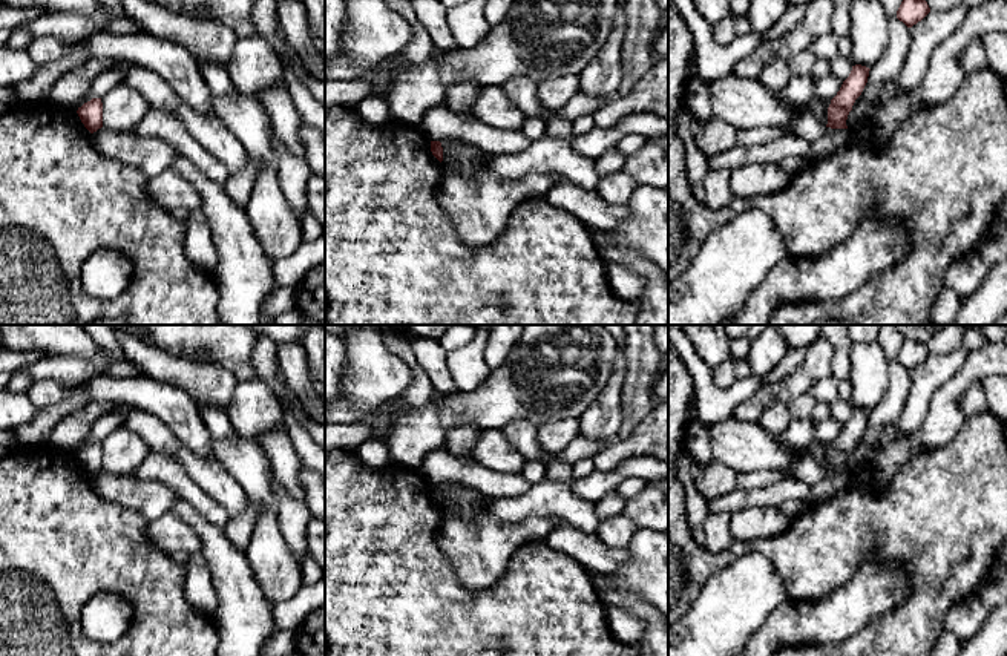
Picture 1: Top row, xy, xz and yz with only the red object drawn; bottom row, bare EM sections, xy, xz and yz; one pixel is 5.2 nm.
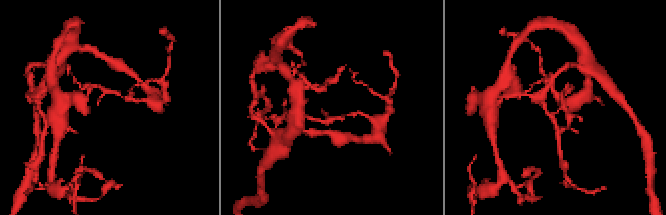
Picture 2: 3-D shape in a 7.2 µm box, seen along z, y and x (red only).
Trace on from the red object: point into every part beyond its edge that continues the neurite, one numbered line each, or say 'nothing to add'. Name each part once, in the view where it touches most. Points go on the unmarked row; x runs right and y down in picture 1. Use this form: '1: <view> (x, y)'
nothing to add

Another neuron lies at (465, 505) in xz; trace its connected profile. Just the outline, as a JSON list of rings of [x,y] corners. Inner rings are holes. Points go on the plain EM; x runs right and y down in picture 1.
[[[451,483],[454,487],[454,497],[449,506],[441,507],[444,518],[458,518],[472,521],[478,518],[484,510],[484,504],[478,498],[478,492],[466,483]]]

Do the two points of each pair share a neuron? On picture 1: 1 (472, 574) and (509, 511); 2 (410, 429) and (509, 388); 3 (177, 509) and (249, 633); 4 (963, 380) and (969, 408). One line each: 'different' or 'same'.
1: different
2: same
3: same
4: different

